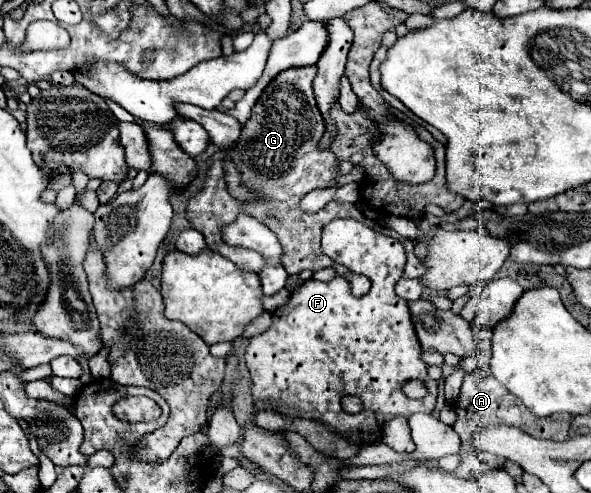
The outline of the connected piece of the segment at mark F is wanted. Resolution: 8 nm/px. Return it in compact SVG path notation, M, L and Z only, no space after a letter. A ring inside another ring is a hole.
M332 220L322 232L322 240L348 240L348 270L368 276L372 288L366 296L354 298L350 294L348 280L342 276L336 276L330 282L306 280L284 306L272 312L272 326L264 334L250 338L246 350L246 364L252 376L252 394L254 398L262 400L270 398L274 406L284 414L322 420L336 432L346 432L356 442L364 444L376 438L382 432L384 422L390 420L394 414L430 414L436 404L438 384L428 378L426 364L420 360L420 344L412 328L408 302L398 298L394 292L394 284L396 280L400 280L406 264L404 246L390 236L374 232L358 220ZM408 380L422 380L428 388L428 394L422 400L406 398L402 394L402 384ZM344 394L358 396L362 400L362 412L346 414L340 404L340 398Z

